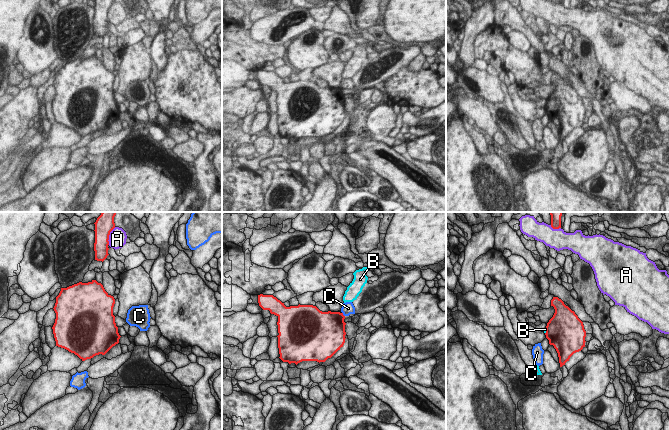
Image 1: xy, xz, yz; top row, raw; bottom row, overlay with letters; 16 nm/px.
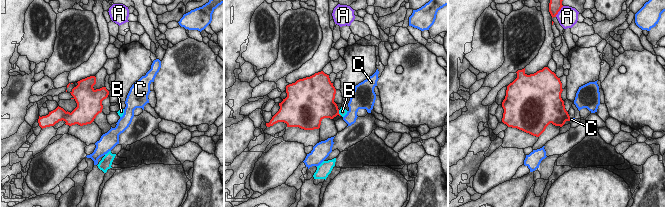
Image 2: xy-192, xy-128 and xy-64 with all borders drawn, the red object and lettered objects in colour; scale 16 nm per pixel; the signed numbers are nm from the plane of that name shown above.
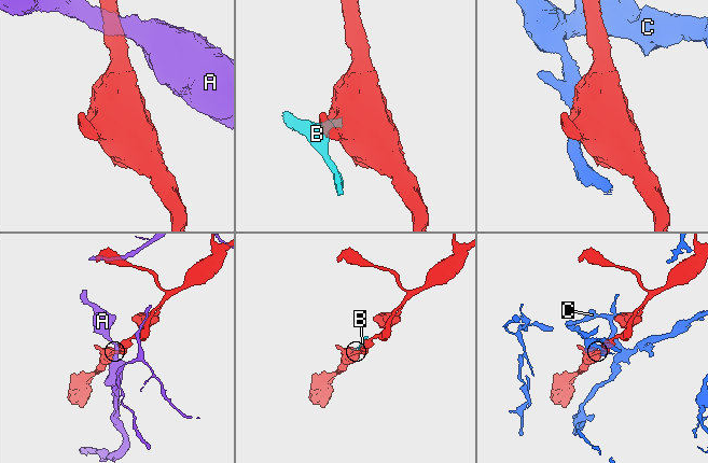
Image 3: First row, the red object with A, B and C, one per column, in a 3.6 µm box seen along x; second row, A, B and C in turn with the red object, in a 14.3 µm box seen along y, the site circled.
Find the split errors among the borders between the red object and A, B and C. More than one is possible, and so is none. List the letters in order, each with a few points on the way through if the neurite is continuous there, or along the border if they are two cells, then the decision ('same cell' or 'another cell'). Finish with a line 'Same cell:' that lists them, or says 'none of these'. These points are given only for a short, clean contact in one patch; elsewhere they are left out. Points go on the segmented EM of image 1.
A: along xy (115, 227), (110, 232), (108, 244) | another cell
B: along yz (546, 329), (545, 333) | another cell
C: another cell
Same cell: none of these

